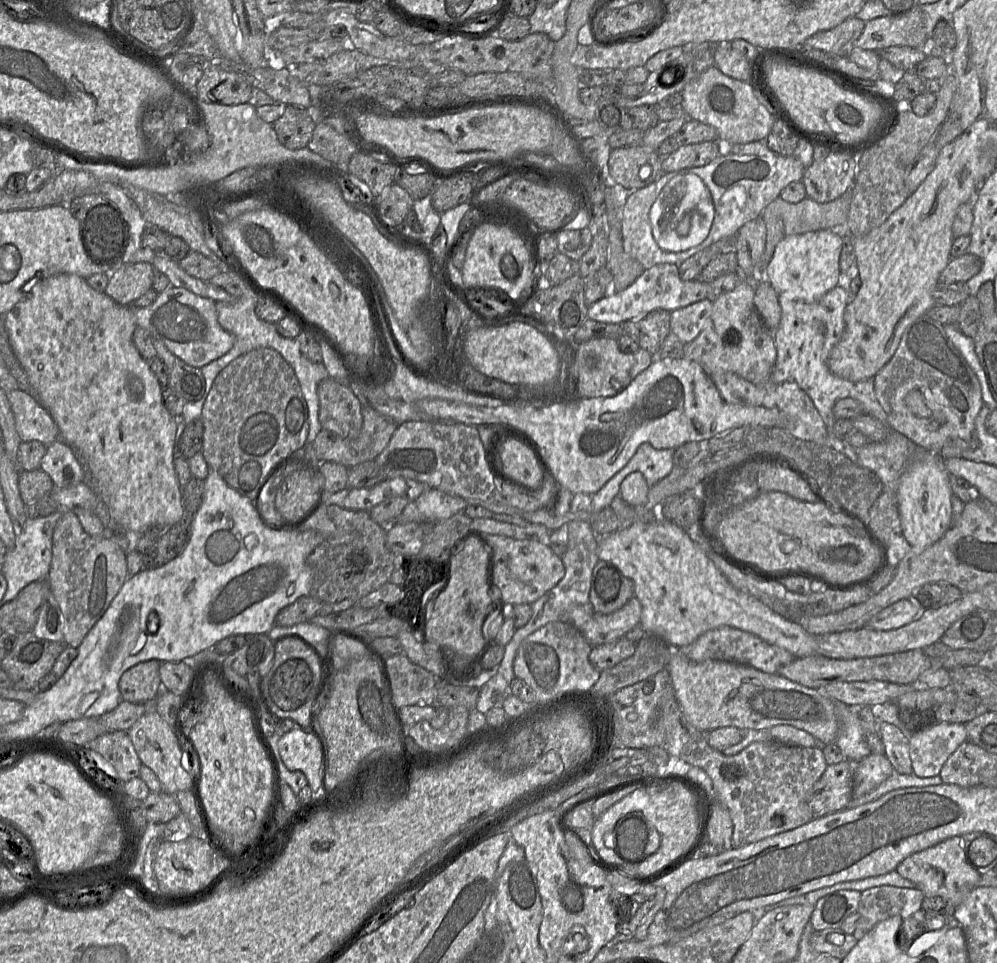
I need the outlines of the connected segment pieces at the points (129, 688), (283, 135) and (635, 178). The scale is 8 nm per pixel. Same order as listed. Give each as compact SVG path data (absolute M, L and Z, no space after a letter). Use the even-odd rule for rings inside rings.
M148 660L126 670L118 683L122 700L134 704L153 703L162 691L160 664L158 660Z
M286 105L282 116L272 124L279 142L290 150L307 147L315 126L307 109L293 105Z
M640 145L612 149L608 167L612 179L633 192L656 182L665 174L661 161L657 151Z

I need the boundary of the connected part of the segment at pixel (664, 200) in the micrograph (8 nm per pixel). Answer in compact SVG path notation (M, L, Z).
M677 173L653 203L649 219L653 237L660 248L675 253L700 245L710 233L714 215L713 199L703 180L695 174Z

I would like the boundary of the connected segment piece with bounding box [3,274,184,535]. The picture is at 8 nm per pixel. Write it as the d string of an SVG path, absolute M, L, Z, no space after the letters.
M56 274L38 280L30 292L11 310L3 315L9 349L15 355L26 373L33 393L39 403L49 412L58 426L60 438L69 444L79 456L91 479L91 488L106 505L112 520L117 526L133 535L140 535L148 529L166 529L180 521L184 515L182 488L177 480L174 460L174 444L177 419L166 409L162 399L162 387L151 370L149 361L138 352L133 333L136 319L133 306L123 306L112 300L106 293L92 289L86 279L75 274Z

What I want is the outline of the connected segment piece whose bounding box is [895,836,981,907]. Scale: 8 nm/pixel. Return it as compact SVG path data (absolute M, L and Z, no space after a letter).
M959 836L948 838L908 856L895 870L902 877L912 881L925 897L939 896L953 907L962 903L968 893L977 886L981 876L966 861Z

